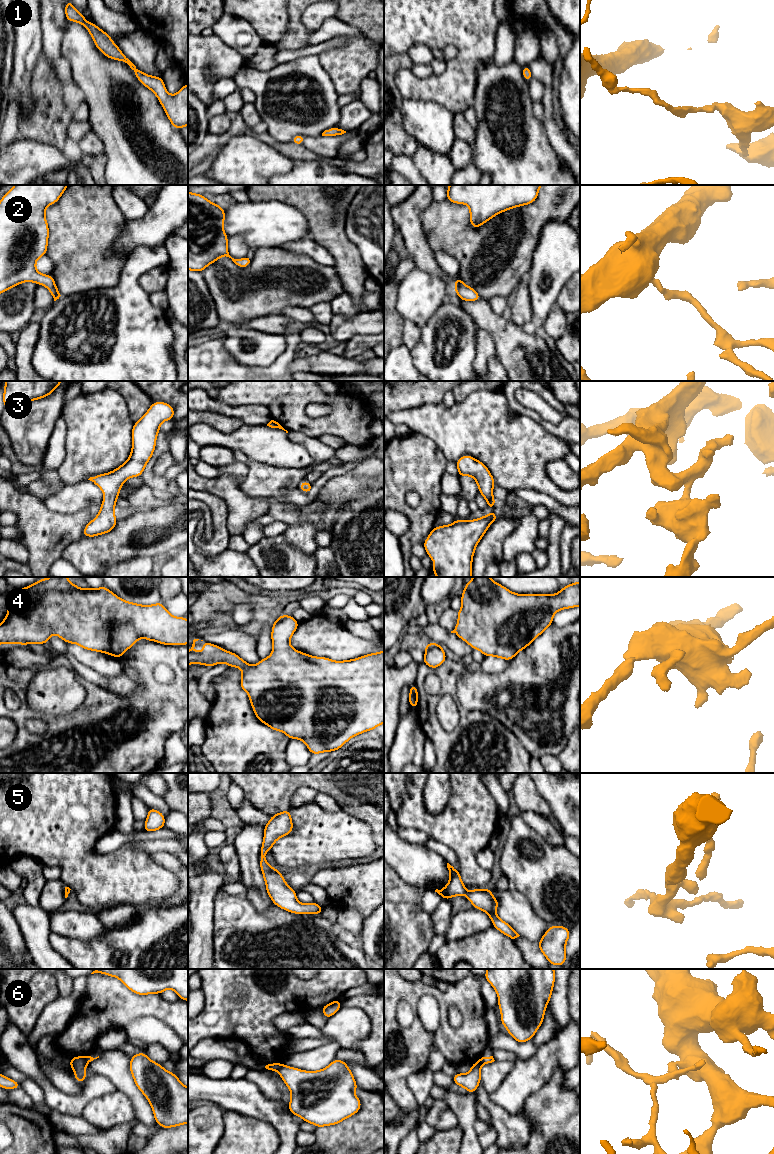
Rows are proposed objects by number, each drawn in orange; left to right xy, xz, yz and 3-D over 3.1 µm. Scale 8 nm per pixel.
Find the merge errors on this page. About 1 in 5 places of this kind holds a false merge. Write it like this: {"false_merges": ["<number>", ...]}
{"false_merges": ["6"]}

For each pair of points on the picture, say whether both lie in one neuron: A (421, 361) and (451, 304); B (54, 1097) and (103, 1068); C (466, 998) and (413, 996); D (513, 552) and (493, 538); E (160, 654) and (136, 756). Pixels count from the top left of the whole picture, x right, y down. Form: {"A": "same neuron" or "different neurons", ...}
{"A": "same neuron", "B": "different neurons", "C": "same neuron", "D": "different neurons", "E": "same neuron"}

